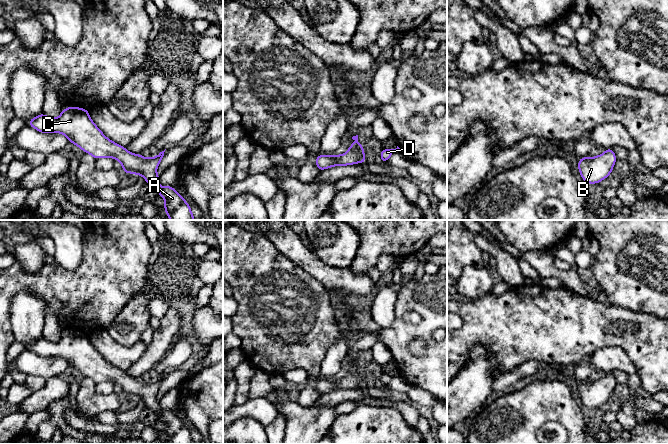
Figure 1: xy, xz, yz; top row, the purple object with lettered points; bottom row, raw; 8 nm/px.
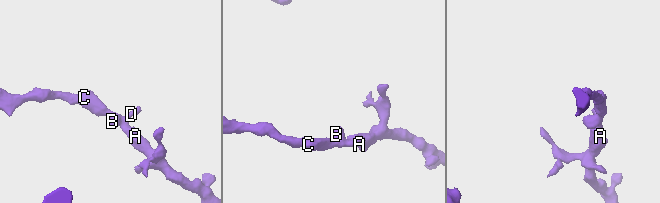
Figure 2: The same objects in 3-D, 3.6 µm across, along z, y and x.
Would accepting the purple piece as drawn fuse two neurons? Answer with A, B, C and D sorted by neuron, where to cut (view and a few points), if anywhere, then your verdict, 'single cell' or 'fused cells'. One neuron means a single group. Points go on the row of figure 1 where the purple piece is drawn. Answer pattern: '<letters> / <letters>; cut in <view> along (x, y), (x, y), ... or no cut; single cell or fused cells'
A B C D; no cut; single cell

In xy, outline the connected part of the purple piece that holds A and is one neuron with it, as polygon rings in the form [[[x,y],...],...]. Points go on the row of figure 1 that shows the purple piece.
[[[79,107],[62,109],[58,118],[51,118],[41,113],[32,118],[27,125],[41,133],[63,134],[69,142],[77,145],[95,159],[111,157],[118,160],[123,167],[122,173],[143,175],[146,183],[157,188],[158,195],[165,199],[163,210],[170,220],[195,220],[189,204],[173,186],[162,188],[159,185],[159,175],[156,170],[165,150],[152,158],[133,154],[125,147],[108,139],[91,120],[88,110]]]

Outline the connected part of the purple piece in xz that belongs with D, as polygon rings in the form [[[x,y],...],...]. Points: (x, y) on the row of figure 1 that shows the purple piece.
[[[397,146],[396,149],[386,149],[384,148],[381,153],[380,153],[380,159],[381,159],[381,162],[386,162],[390,159],[392,153],[394,151],[400,151],[400,148]]]

